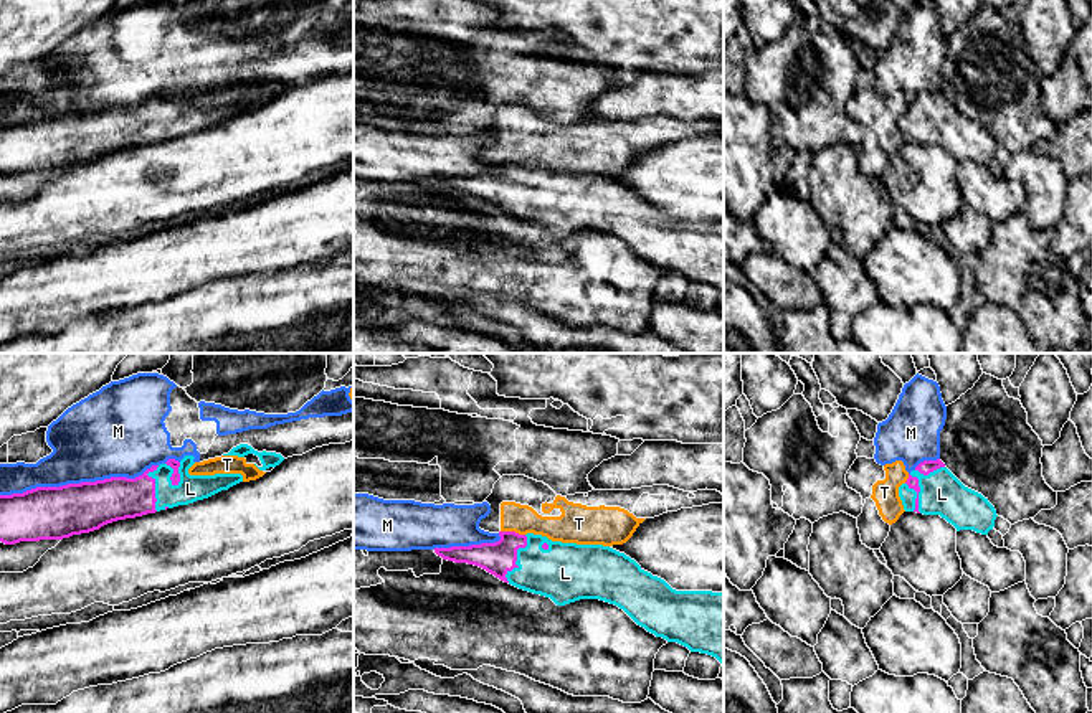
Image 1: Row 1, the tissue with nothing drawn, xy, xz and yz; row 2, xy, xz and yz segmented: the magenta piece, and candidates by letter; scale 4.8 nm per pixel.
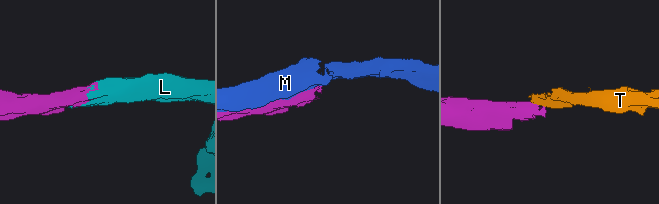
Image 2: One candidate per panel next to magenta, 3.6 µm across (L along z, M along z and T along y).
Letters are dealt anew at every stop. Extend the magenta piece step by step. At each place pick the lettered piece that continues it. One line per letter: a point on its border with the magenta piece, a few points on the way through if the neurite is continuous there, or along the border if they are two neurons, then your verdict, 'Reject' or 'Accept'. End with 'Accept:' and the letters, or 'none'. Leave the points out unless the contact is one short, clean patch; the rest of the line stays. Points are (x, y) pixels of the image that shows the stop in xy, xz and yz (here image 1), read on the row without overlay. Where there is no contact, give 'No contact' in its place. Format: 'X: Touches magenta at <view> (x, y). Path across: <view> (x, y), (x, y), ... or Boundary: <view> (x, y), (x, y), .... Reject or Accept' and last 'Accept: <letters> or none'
L: Touches magenta at yz (919, 121). Accept
M: Touches magenta at xy (78, 114). Reject
T: Touches magenta at xz (512, 162). Boundary: xz (501, 160), (514, 160), (524, 165). Reject
Accept: L

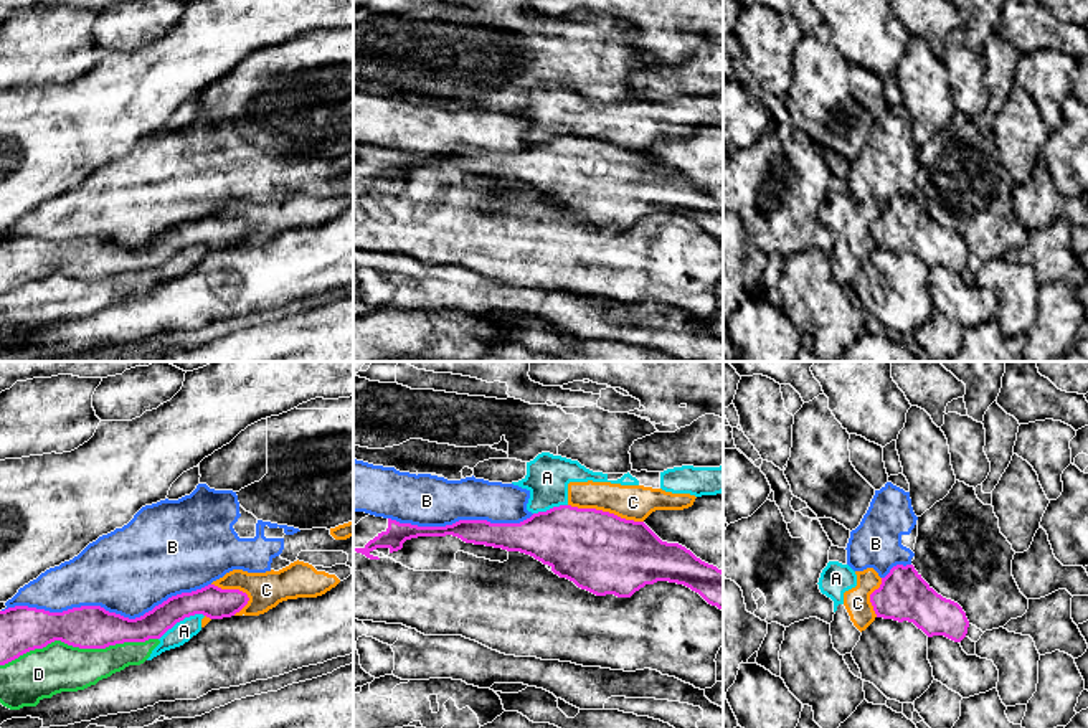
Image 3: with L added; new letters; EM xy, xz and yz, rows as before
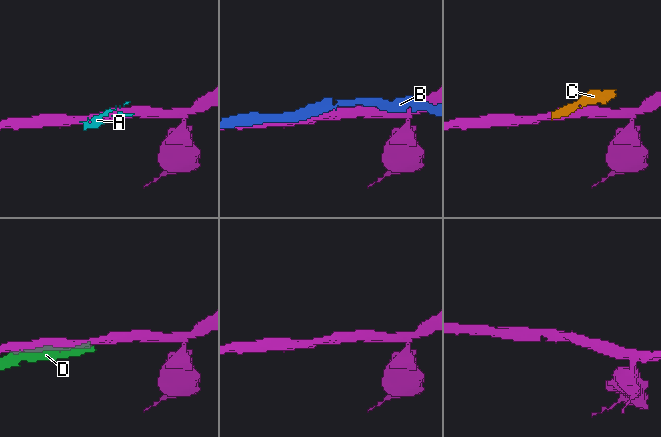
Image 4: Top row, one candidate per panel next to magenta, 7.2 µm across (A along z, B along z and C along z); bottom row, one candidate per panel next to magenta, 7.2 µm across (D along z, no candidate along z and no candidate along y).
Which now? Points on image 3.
A: Touches magenta at xy (180, 250). Reject
B: Touches magenta at xy (106, 241). Reject
C: Touches magenta at xz (606, 142). Reject
D: Touches magenta at xy (78, 276). Reject
Accept: none

